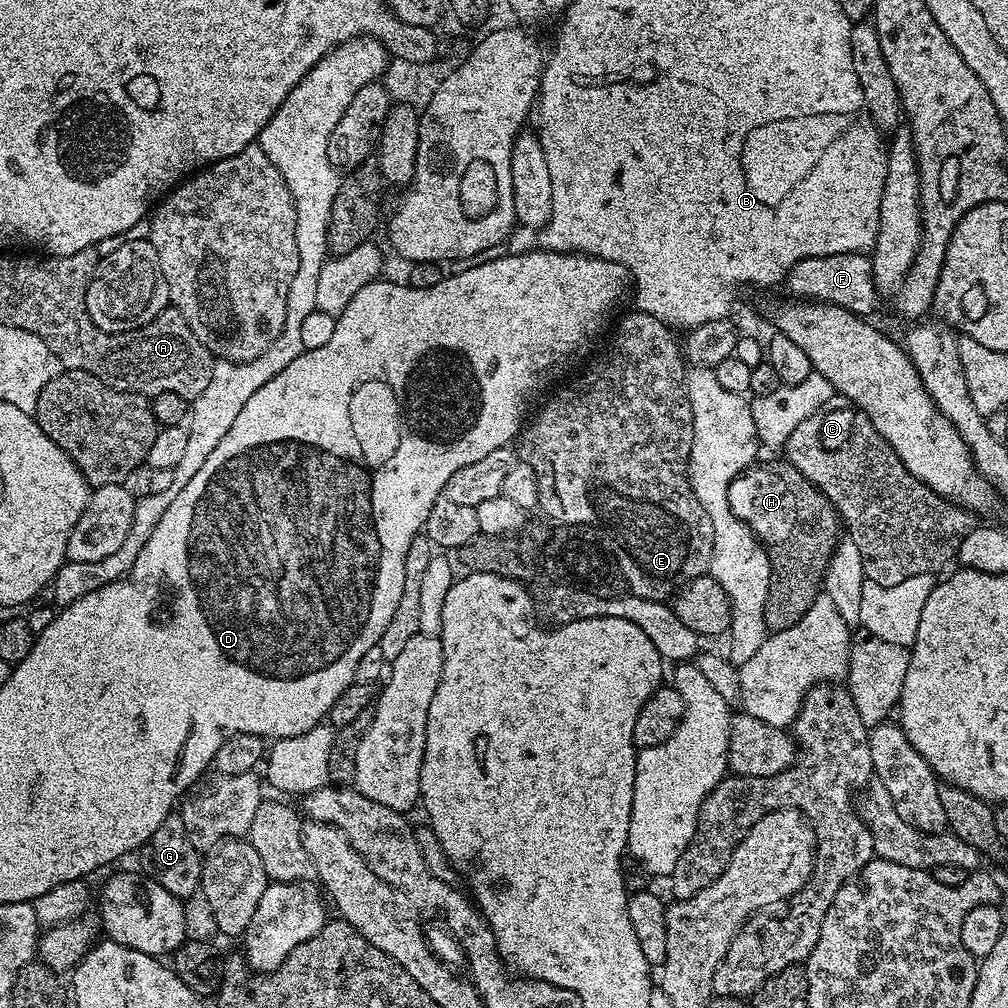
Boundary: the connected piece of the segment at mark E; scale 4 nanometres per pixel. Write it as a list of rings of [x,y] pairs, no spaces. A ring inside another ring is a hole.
[[[639,310],[631,311],[615,321],[607,337],[608,349],[573,384],[566,385],[557,396],[549,395],[547,397],[549,400],[545,399],[539,405],[540,413],[525,423],[518,437],[518,456],[526,462],[526,466],[530,466],[530,470],[534,470],[538,478],[539,511],[542,510],[550,519],[557,520],[555,523],[560,526],[565,524],[596,526],[599,525],[598,522],[610,524],[614,527],[614,542],[610,544],[610,552],[615,557],[622,574],[628,579],[627,591],[633,596],[641,596],[647,600],[667,601],[684,585],[708,572],[714,550],[714,522],[710,522],[710,514],[702,510],[702,502],[698,502],[692,483],[688,480],[688,459],[694,442],[694,414],[688,397],[686,367],[684,368],[686,360],[682,355],[681,345],[680,348],[676,345],[676,340],[672,337],[675,336],[673,329],[658,318]]]

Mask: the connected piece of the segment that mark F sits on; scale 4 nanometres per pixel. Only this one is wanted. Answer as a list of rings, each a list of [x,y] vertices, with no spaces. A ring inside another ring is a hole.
[[[859,252],[850,254],[830,254],[800,260],[786,274],[786,284],[793,297],[819,300],[825,304],[837,304],[856,315],[867,317],[872,303],[878,297],[878,289],[872,280],[872,261]]]

